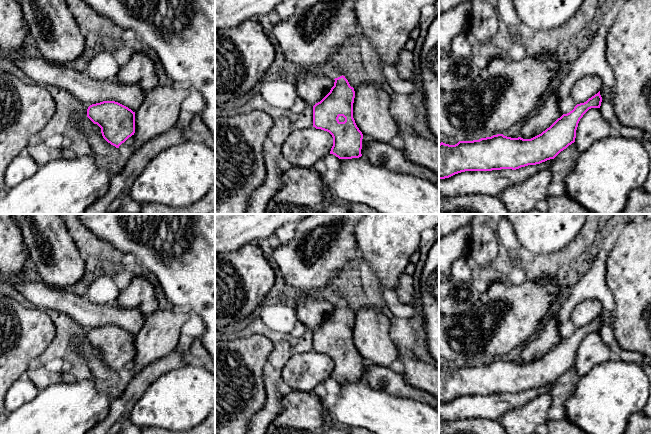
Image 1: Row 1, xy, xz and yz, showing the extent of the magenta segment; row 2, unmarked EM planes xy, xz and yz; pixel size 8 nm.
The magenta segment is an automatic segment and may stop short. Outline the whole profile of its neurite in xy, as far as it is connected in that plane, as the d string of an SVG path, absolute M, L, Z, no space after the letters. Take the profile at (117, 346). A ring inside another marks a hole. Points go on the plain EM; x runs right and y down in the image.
M118 326L92 328L87 333L87 341L101 352L103 362L116 372L135 357L135 336Z

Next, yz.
M600 315L586 326L577 328L572 335L563 338L541 358L531 362L511 362L503 358L473 365L459 365L455 369L439 368L439 404L465 395L516 394L528 389L536 389L554 383L561 375L575 366L578 347L591 332L600 332Z

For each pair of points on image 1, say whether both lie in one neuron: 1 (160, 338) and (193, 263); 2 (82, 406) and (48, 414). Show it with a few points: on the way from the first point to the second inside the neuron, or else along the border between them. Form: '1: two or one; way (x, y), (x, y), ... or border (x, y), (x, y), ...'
1: two; border (175, 308), (181, 308), (189, 312)
2: one; way (74, 408), (62, 414), (56, 414)

